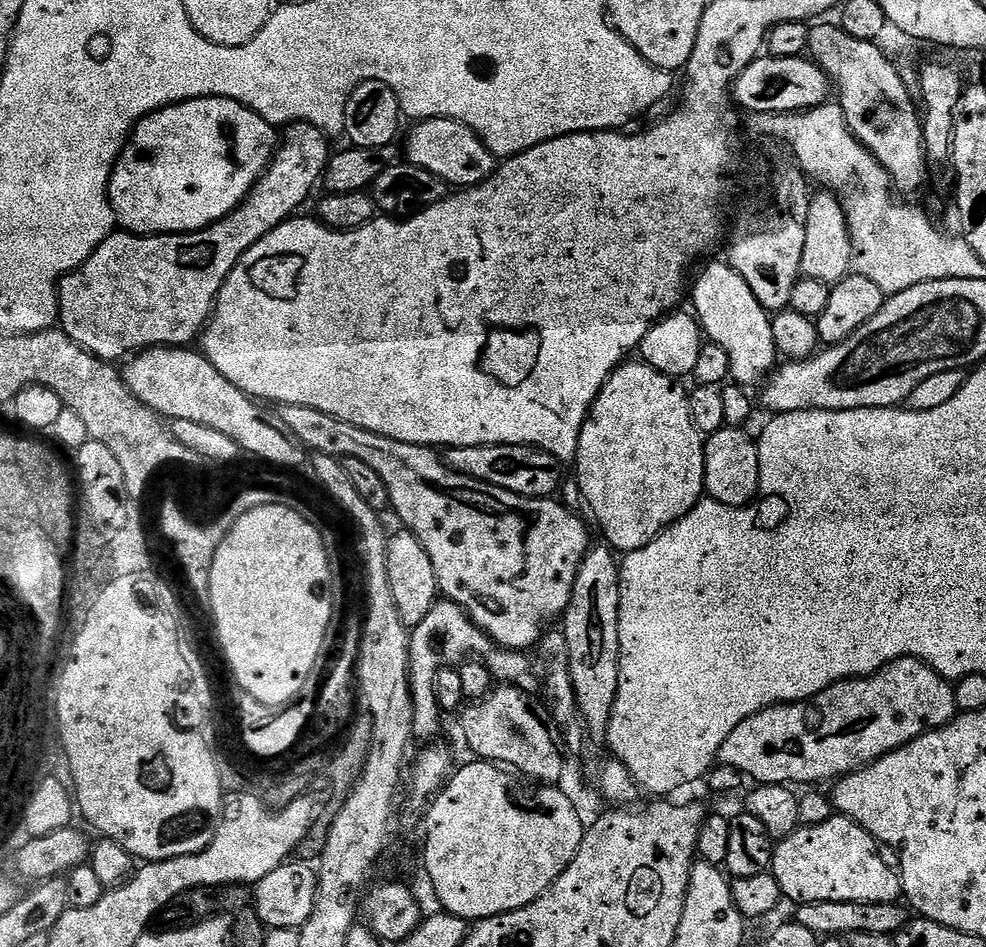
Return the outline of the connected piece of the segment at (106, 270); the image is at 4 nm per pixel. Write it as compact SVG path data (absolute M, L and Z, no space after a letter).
M297 122L283 133L282 143L277 147L276 155L272 158L267 172L261 176L259 183L252 189L252 194L247 196L229 216L223 216L218 223L210 225L208 228L200 228L196 232L177 232L175 234L157 234L154 236L141 236L134 232L125 232L123 230L113 231L111 236L107 236L103 242L92 251L92 257L85 264L80 265L74 272L68 273L58 284L58 324L68 337L75 342L79 348L84 348L92 355L105 362L116 362L119 356L127 357L129 354L139 353L141 350L149 348L158 348L161 346L188 346L193 342L192 339L199 337L203 333L210 317L216 307L217 299L222 290L222 286L228 281L228 275L238 266L238 262L270 230L274 230L279 224L284 223L293 214L299 213L300 208L308 200L308 195L312 192L312 187L321 183L322 177L328 171L328 161L330 151L328 152L329 137L325 136L320 129L315 128L313 124Z

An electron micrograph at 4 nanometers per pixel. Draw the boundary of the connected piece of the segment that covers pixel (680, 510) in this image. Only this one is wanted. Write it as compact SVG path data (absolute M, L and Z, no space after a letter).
M625 362L604 383L600 397L592 403L588 419L580 427L574 467L580 492L594 519L600 523L609 545L627 554L645 548L665 528L681 520L705 495L704 442L696 429L683 383L654 370L643 362Z

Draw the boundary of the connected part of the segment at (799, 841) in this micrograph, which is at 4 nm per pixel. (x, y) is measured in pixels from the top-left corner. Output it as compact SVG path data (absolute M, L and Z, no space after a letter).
M833 814L826 822L801 826L775 845L772 854L772 877L778 882L781 893L797 905L814 902L846 902L854 900L862 904L890 904L899 901L902 885L897 869L884 861L881 845L861 824L849 816Z

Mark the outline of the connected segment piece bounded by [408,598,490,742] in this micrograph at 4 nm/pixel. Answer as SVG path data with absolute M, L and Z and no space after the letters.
M437 599L436 604L422 618L422 622L411 629L408 642L410 657L410 687L412 689L412 731L424 742L431 741L432 736L440 728L442 709L436 702L435 687L438 683L440 668L448 668L451 664L459 665L467 661L475 652L484 652L490 648L490 641L479 626L453 600Z

